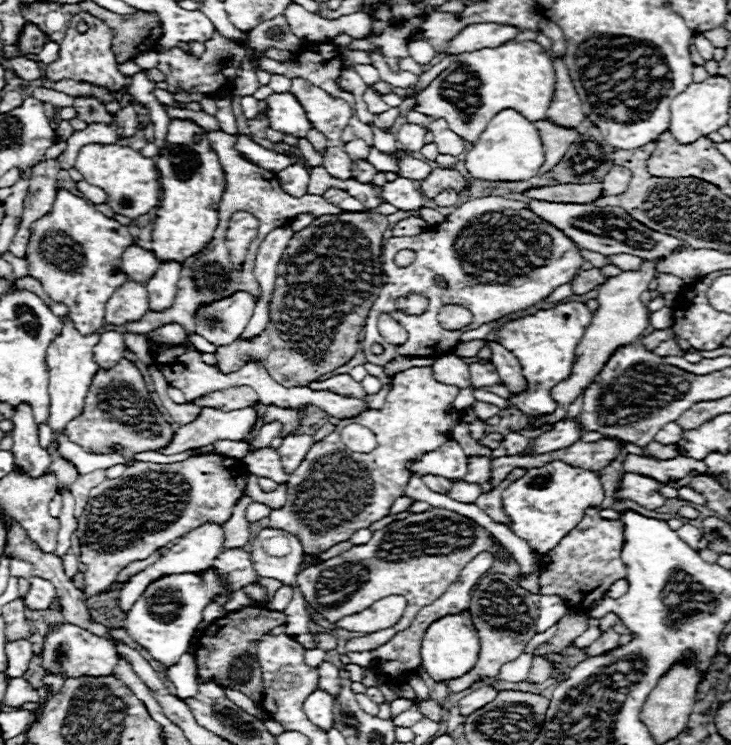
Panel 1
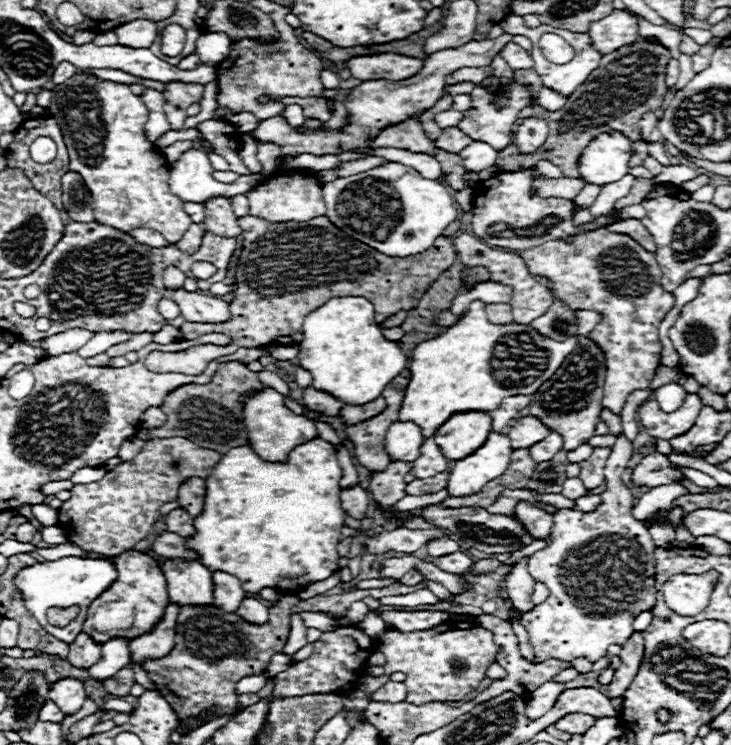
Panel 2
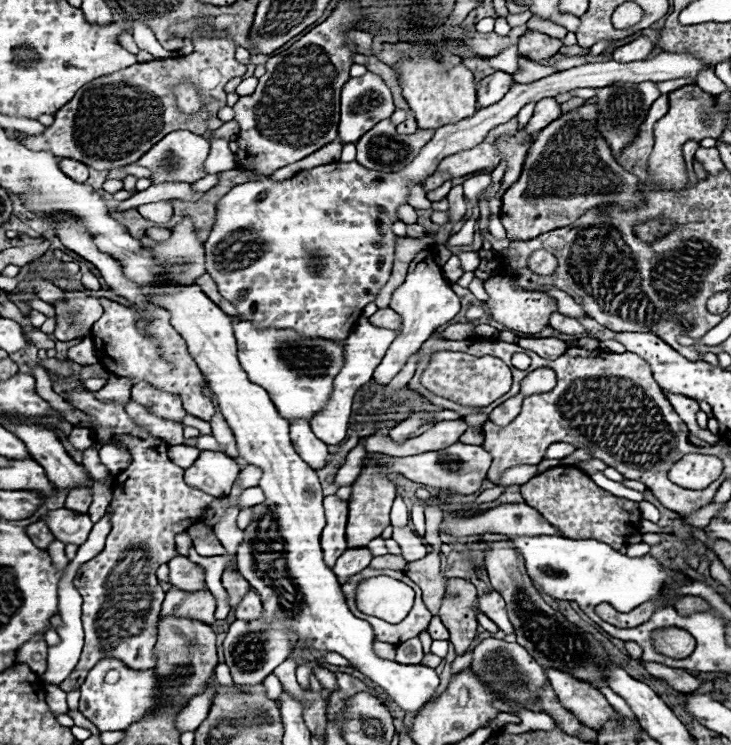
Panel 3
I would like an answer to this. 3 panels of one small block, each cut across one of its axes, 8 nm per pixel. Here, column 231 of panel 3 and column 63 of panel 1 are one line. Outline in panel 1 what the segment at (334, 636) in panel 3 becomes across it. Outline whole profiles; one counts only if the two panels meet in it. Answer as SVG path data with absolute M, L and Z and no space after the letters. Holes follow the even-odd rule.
M64 316L68 320L68 324L64 324L60 336L56 336L56 340L50 344L48 348L48 368L50 368L50 416L48 416L48 426L54 432L60 432L72 418L76 418L82 408L84 408L84 398L90 386L90 380L94 378L98 364L94 362L94 346L100 340L100 334L90 334L90 336L82 336L72 320L68 316ZM60 624L52 628L44 636L42 652L44 652L44 666L48 674L64 672L68 678L70 676L112 676L114 666L120 660L112 642L100 636L94 636L92 632L86 632L74 624Z

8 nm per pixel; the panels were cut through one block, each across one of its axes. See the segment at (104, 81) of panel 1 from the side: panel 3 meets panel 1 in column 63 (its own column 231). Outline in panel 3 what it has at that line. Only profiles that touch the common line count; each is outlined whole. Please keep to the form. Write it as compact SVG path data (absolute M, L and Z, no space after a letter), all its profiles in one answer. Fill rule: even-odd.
M192 36L192 38L196 42L196 50L190 56L134 64L126 70L118 70L114 74L92 80L90 84L84 84L76 92L76 96L54 114L54 124L48 126L42 136L24 136L24 138L20 138L20 142L30 150L50 152L58 158L74 158L78 162L88 164L94 170L112 170L112 168L120 168L120 166L140 160L158 140L162 140L166 134L170 134L174 130L190 130L190 132L202 136L206 132L208 114L214 116L214 114L218 114L218 108L226 106L226 92L224 92L226 82L236 76L244 76L244 66L234 60L234 50L236 50L234 42L224 40L224 38L220 38L220 40L202 38L202 36ZM178 80L192 82L194 88L198 88L198 94L204 98L204 110L196 116L196 120L192 120L192 116L178 112L176 96L172 92L172 88L178 84Z

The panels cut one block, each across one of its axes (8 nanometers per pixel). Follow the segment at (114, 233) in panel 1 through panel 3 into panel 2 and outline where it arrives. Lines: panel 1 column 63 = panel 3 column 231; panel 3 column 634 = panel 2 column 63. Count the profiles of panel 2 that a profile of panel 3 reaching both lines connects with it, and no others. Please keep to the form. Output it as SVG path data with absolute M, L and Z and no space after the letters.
M62 62L62 64L58 64L58 68L56 68L54 74L52 74L52 82L54 82L54 84L64 84L64 82L66 82L68 78L72 78L76 72L78 72L78 68L76 68L74 64Z

